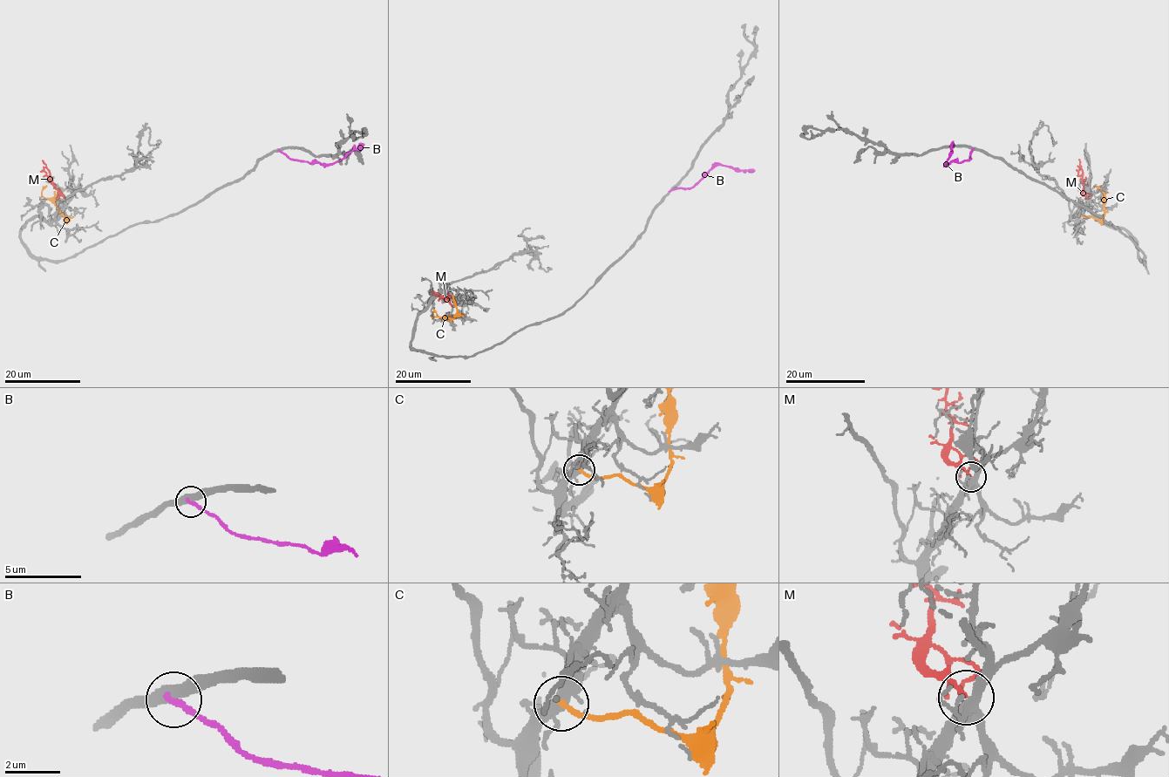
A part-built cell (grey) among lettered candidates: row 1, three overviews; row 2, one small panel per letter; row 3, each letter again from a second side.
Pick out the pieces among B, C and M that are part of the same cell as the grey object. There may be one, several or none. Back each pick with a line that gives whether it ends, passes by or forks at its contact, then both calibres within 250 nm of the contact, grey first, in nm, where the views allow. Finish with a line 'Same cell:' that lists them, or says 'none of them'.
M: it ends there; 400 nm thick on the grey side, 160 nm on the other
Same cell: M

